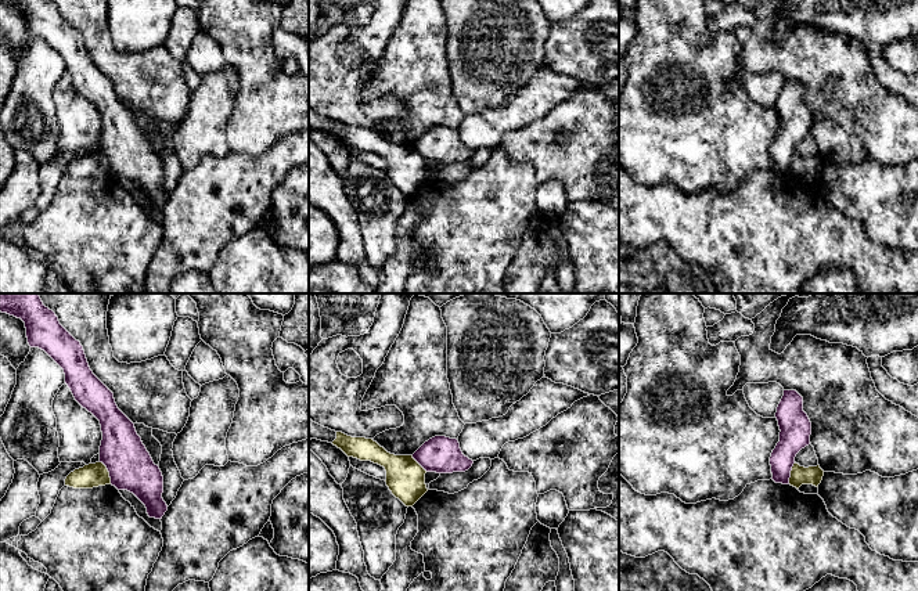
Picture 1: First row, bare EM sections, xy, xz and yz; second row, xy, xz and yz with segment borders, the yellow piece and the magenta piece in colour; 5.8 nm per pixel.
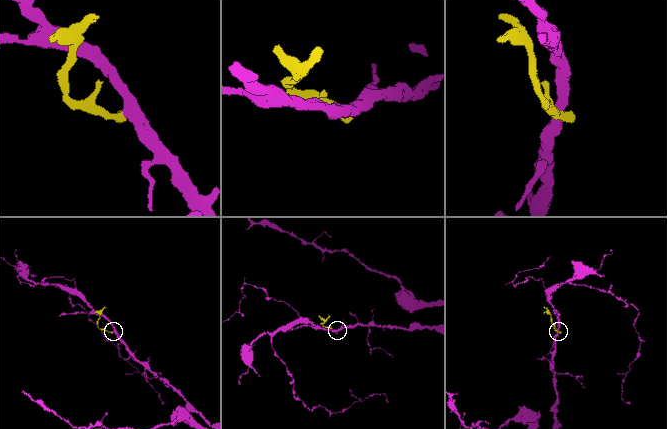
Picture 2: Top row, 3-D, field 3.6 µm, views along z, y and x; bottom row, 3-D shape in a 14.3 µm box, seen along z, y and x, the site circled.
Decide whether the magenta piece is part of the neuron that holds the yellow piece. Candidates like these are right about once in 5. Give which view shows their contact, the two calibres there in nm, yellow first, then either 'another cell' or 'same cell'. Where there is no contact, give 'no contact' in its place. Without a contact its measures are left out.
contact in xy; calibres 140 and 260 nm; another cell

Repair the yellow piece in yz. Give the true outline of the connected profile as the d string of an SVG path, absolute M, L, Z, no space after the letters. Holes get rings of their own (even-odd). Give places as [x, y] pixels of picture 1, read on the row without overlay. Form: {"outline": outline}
{"outline": "M793 154L789 167L789 174L799 179L802 174L813 174L818 177L824 166L824 161L817 156L800 156L799 154Z"}

